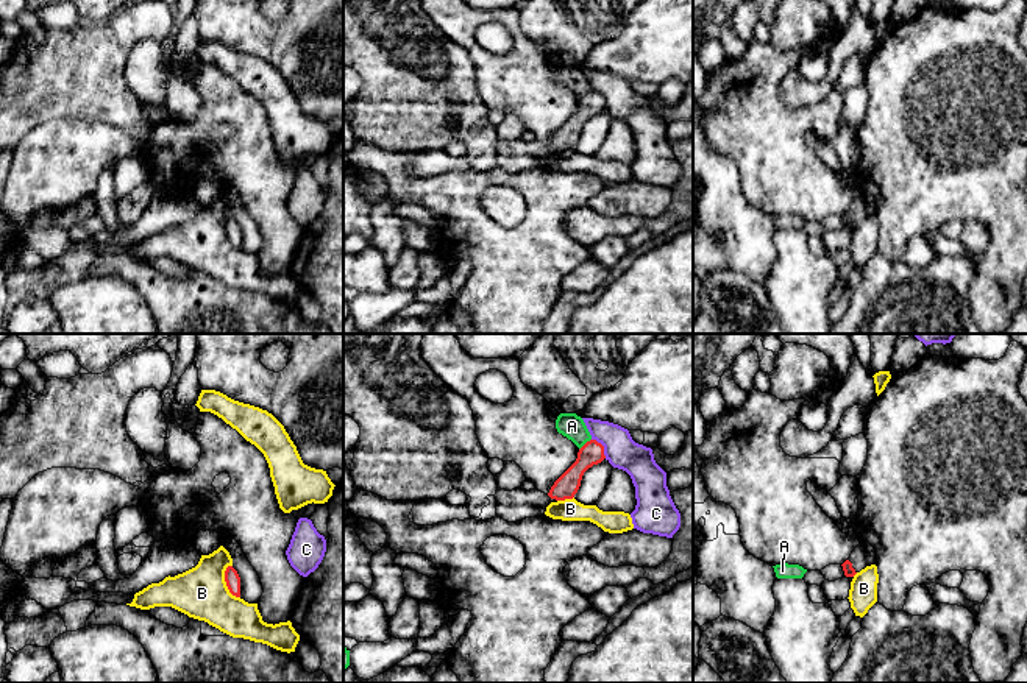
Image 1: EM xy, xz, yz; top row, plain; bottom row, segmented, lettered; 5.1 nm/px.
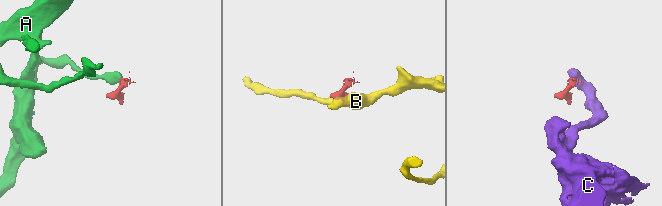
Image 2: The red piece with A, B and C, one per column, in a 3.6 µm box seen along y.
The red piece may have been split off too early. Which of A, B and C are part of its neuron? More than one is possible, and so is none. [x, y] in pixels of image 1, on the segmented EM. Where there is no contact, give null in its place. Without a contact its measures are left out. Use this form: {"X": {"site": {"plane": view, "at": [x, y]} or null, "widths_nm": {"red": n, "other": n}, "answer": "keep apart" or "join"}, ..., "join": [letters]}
{"A": {"site": {"plane": "xz", "at": [584, 445]}, "widths_nm": {"red": 120, "other": 130}, "answer": "keep apart"}, "B": {"site": {"plane": "xy", "at": [227, 583]}, "widths_nm": {"red": 80, "other": 260}, "answer": "keep apart"}, "C": {"site": {"plane": "xz", "at": [603, 446]}, "widths_nm": {"red": 120, "other": 170}, "answer": "keep apart"}, "join": []}

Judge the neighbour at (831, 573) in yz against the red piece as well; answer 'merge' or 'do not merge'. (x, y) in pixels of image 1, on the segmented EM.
do not merge

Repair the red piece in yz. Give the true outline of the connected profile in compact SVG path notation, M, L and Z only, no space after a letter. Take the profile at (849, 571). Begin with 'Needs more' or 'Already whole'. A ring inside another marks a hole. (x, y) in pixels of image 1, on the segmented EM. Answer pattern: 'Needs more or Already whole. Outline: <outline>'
Needs more. Outline: M860 541L860 544L841 566L846 577L854 577L866 566L876 564L876 561L876 549L869 543Z

